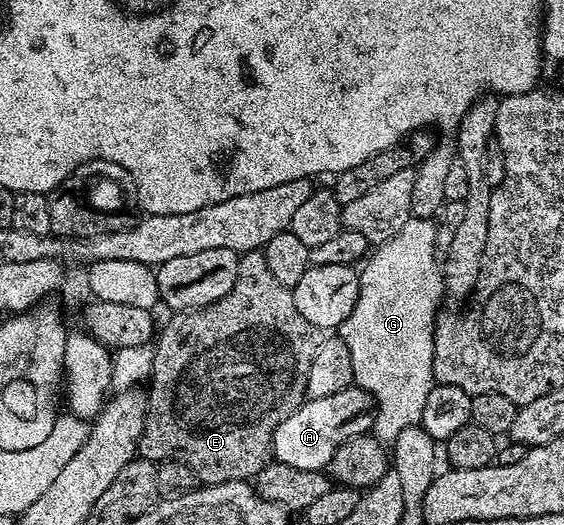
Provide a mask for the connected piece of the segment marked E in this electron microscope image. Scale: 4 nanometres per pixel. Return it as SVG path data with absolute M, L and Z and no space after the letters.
M262 251L240 256L237 283L233 283L229 295L204 309L172 312L170 316L153 345L151 389L146 390L147 418L138 456L156 463L181 463L195 473L196 482L205 485L251 481L272 460L271 440L277 427L281 427L307 397L309 367L324 334L297 311L294 292L277 283Z

